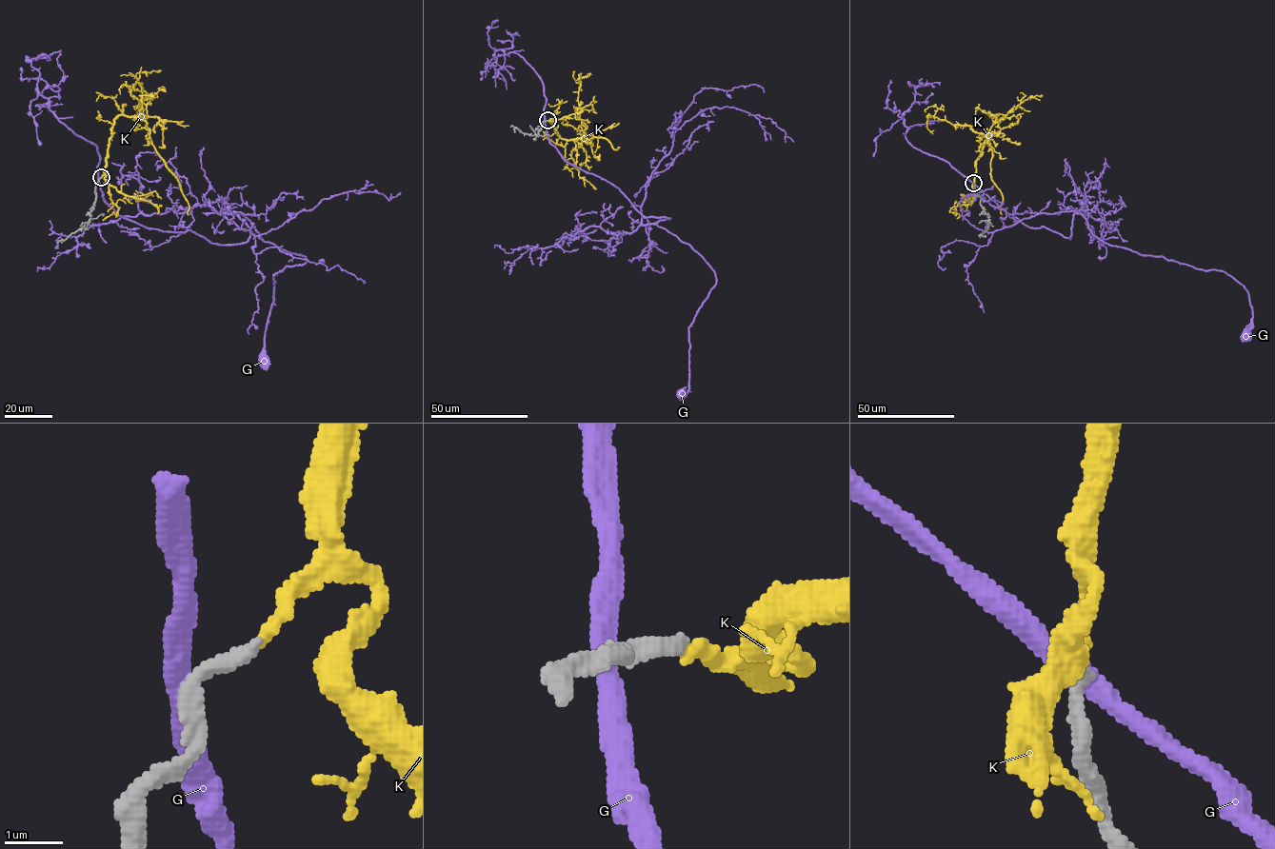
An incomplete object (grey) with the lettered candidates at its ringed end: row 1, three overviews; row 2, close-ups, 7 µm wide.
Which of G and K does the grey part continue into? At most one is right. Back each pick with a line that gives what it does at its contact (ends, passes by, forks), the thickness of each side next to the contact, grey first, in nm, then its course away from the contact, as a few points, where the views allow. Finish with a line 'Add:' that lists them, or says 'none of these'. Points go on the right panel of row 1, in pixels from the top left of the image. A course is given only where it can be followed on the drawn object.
K: it ends; calibres 280 and 220 nm; course (974, 183), (976, 160), (993, 132), (977, 132), (967, 126), (935, 117), (935, 105), (926, 111)
Add: K

